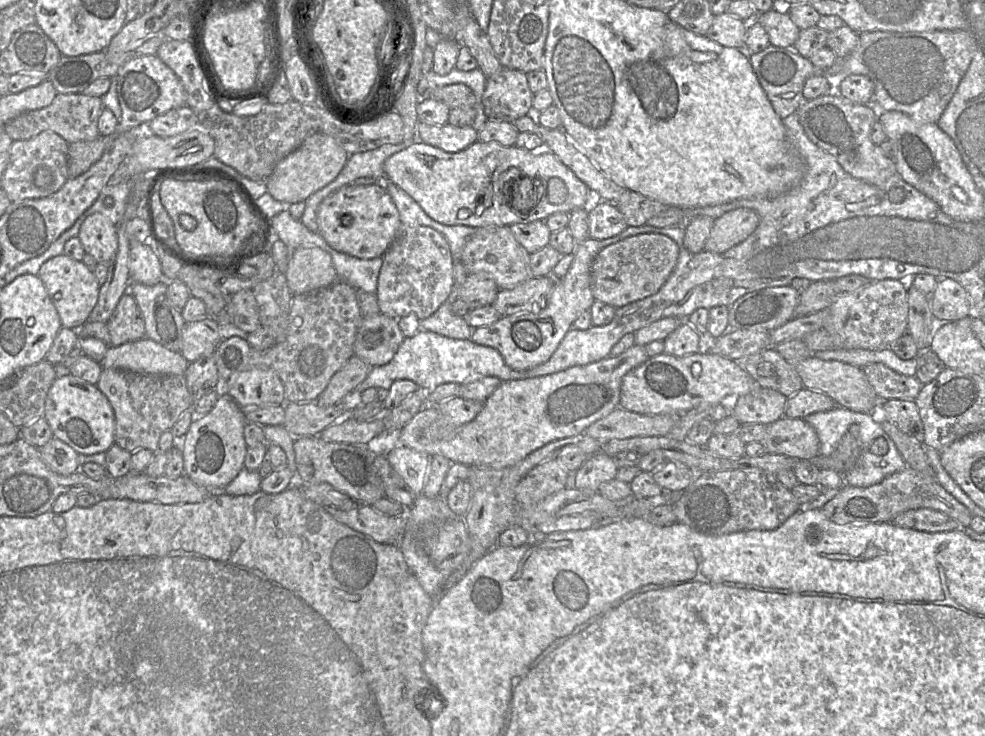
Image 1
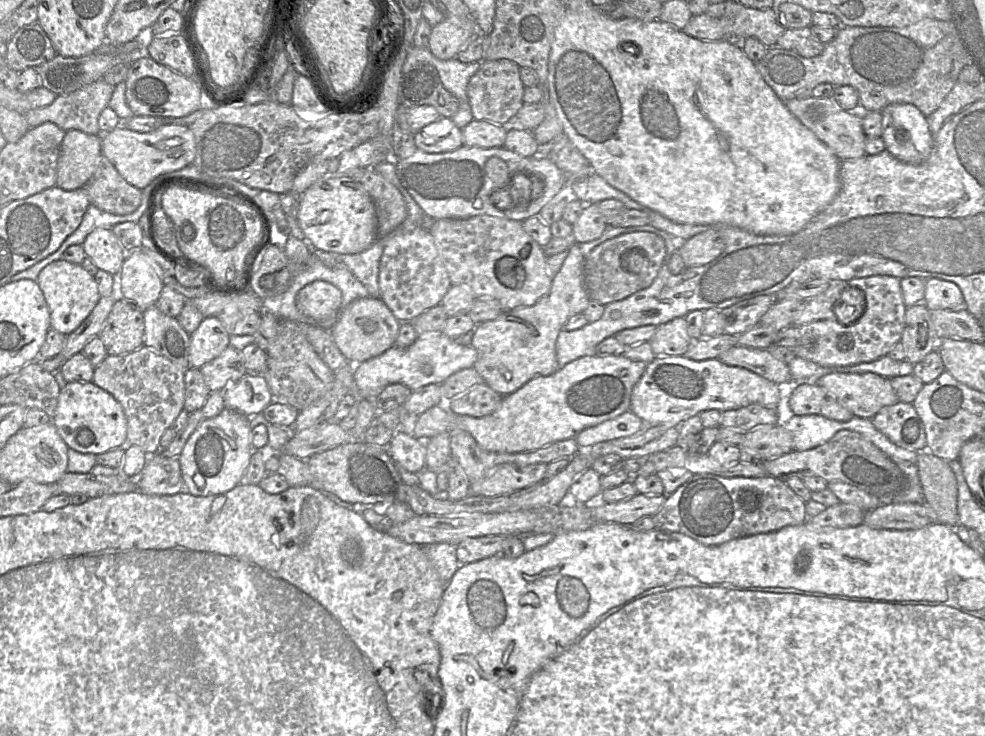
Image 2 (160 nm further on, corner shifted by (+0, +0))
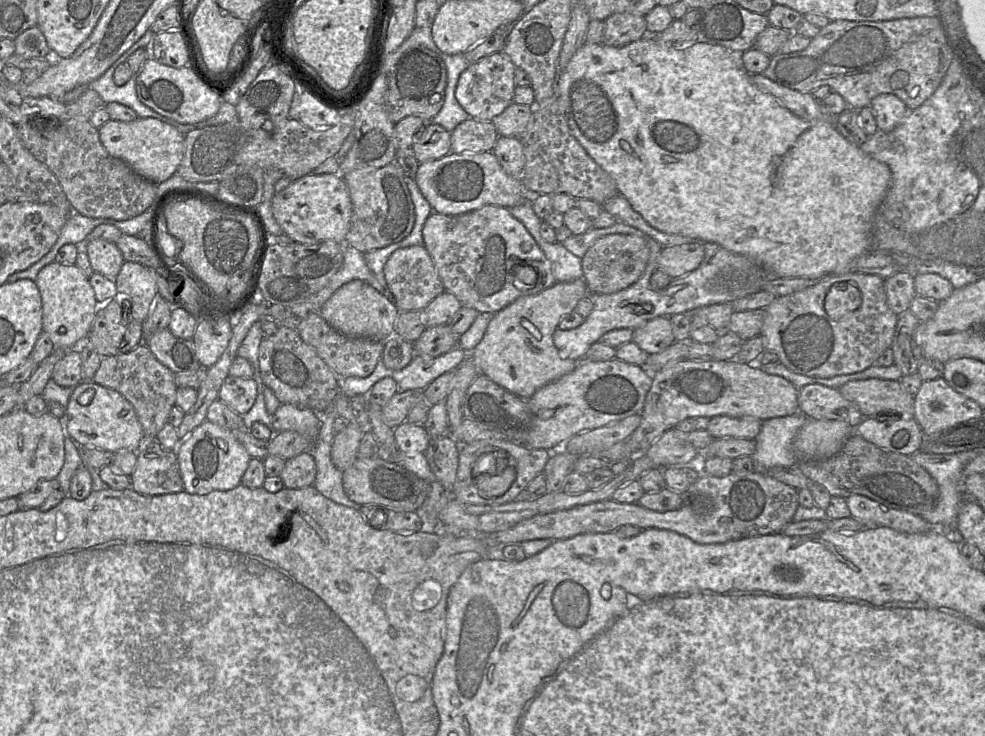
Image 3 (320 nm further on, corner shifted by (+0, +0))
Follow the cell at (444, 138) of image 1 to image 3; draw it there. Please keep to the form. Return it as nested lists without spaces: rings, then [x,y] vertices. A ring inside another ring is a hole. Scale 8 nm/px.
[[[427,123],[412,148],[420,164],[440,159],[451,153],[451,134],[438,124]]]

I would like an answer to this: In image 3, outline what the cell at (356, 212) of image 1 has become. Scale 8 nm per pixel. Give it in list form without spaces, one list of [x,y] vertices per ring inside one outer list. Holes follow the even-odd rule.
[[[305,175],[290,184],[272,199],[272,212],[284,234],[294,242],[316,244],[326,240],[345,243],[352,215],[352,202],[342,175]]]

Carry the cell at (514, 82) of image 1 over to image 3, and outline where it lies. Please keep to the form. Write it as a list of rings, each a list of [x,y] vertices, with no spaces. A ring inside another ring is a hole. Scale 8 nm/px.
[[[502,50],[471,63],[459,77],[455,91],[456,100],[471,118],[491,121],[513,103],[516,87],[515,68],[516,66]]]

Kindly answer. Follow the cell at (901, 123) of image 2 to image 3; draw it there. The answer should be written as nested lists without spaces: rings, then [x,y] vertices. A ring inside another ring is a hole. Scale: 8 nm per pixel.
[[[880,94],[872,99],[870,107],[874,113],[877,131],[892,131],[908,113],[907,106],[894,94]]]

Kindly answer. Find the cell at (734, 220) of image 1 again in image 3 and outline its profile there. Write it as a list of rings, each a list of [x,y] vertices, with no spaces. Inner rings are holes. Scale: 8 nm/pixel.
[[[705,242],[664,247],[657,259],[657,269],[672,279],[689,274],[699,267],[705,257],[703,243]]]

